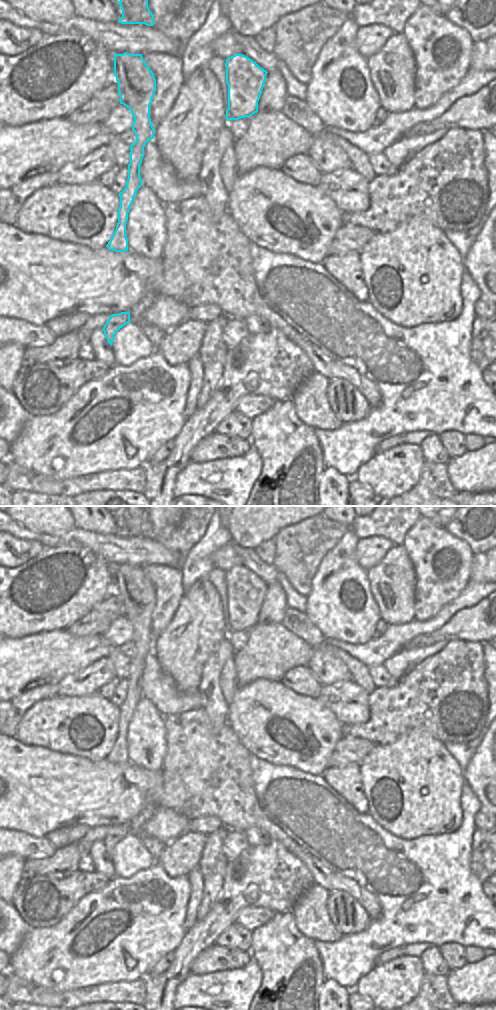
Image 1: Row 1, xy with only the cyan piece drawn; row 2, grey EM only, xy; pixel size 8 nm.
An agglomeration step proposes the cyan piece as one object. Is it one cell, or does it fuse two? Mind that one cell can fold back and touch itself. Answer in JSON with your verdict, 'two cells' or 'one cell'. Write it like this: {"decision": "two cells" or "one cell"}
{"decision": "two cells"}

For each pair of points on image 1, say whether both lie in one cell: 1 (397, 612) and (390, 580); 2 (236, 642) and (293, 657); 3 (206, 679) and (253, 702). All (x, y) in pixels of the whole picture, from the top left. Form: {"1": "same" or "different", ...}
{"1": "same", "2": "different", "3": "different"}

